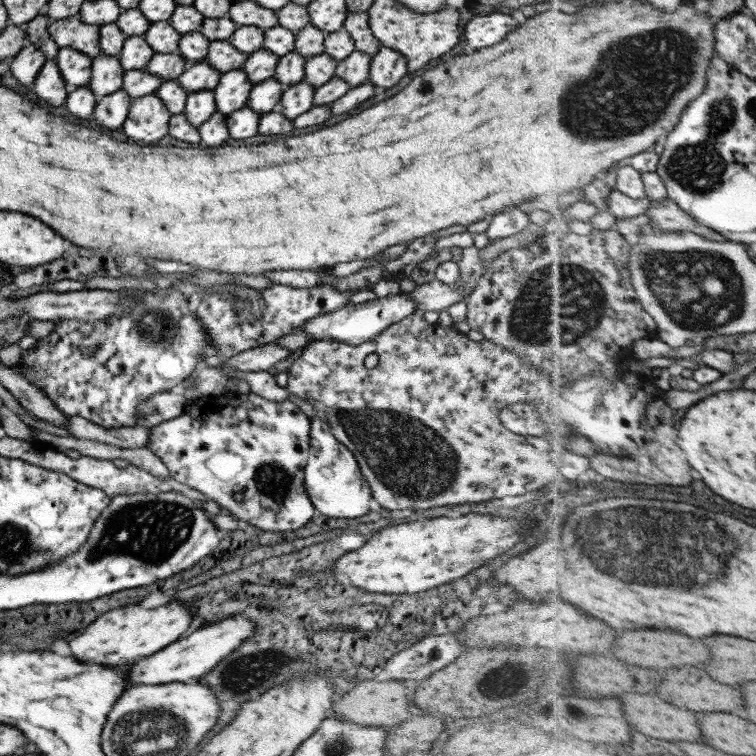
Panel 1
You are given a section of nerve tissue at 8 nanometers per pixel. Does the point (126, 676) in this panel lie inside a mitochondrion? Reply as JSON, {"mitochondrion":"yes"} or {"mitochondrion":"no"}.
{"mitochondrion":"no"}

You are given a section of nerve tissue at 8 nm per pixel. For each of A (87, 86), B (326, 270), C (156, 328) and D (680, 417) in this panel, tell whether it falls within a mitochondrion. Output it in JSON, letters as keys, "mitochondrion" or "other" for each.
{"A":"other","B":"other","C":"mitochondrion","D":"other"}

